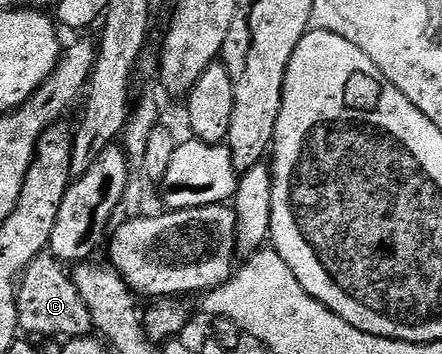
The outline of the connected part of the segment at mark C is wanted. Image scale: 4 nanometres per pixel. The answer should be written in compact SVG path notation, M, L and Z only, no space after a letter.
M51 254L39 256L34 258L34 262L30 262L18 281L16 301L20 327L25 333L33 332L28 333L33 337L84 338L93 331L90 310L86 310L86 302L82 302L69 269Z

